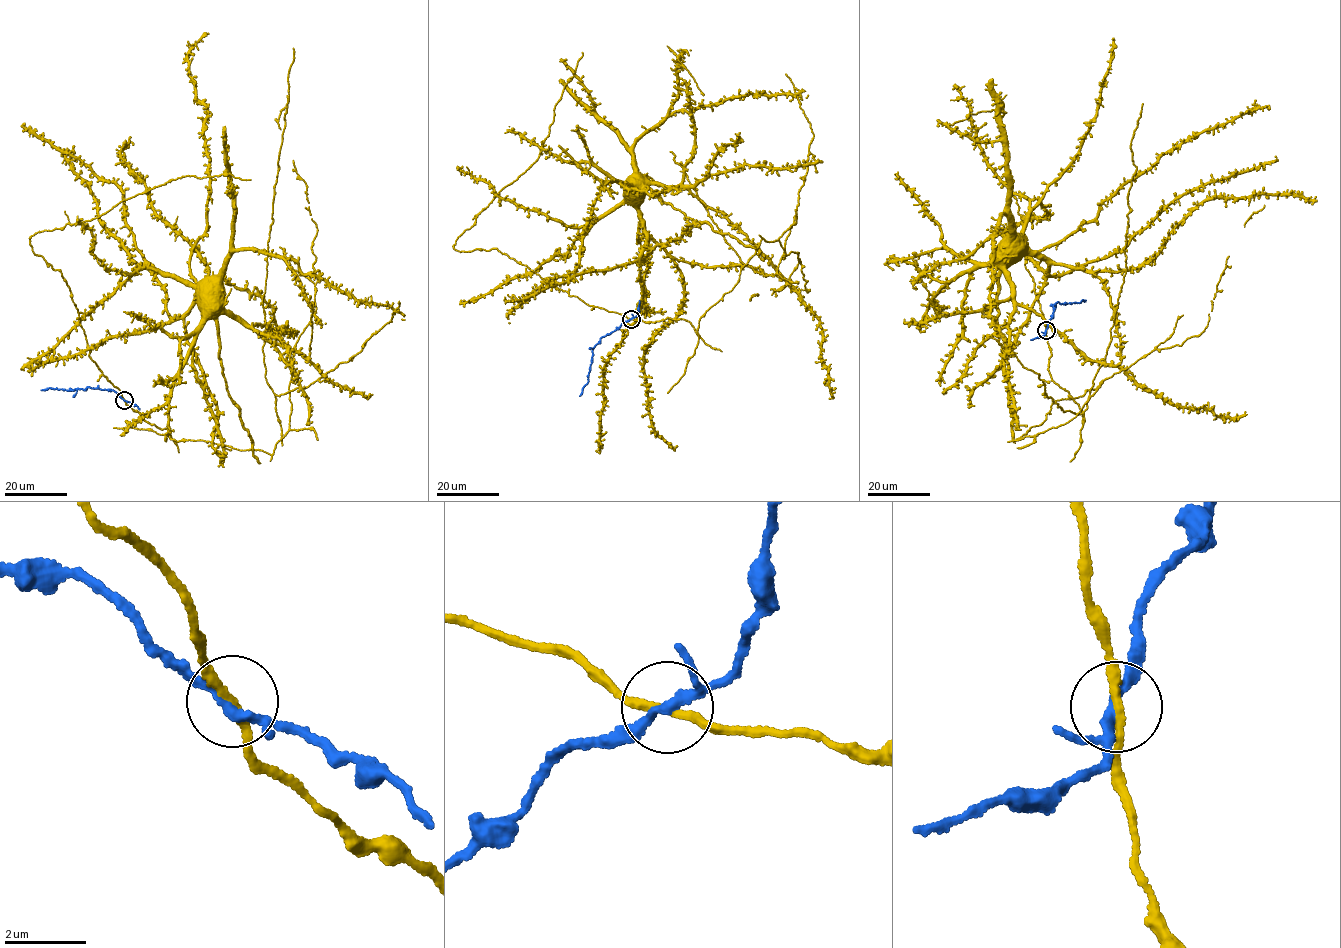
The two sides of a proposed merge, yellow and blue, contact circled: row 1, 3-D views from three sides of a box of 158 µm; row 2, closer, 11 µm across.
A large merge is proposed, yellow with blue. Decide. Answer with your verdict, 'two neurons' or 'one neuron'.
two neurons

